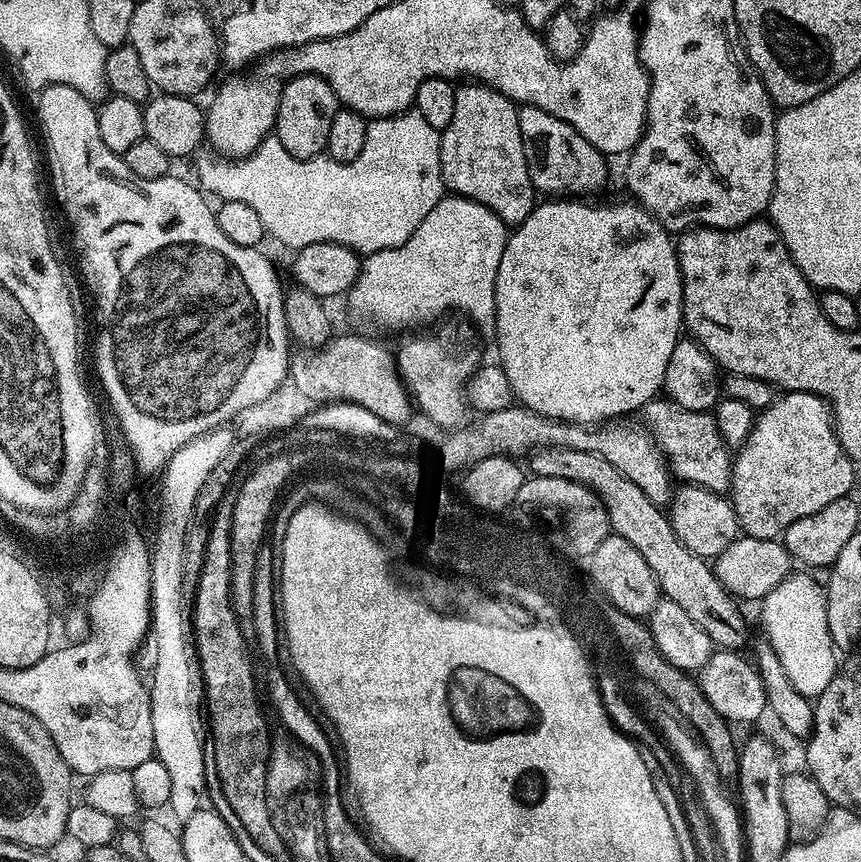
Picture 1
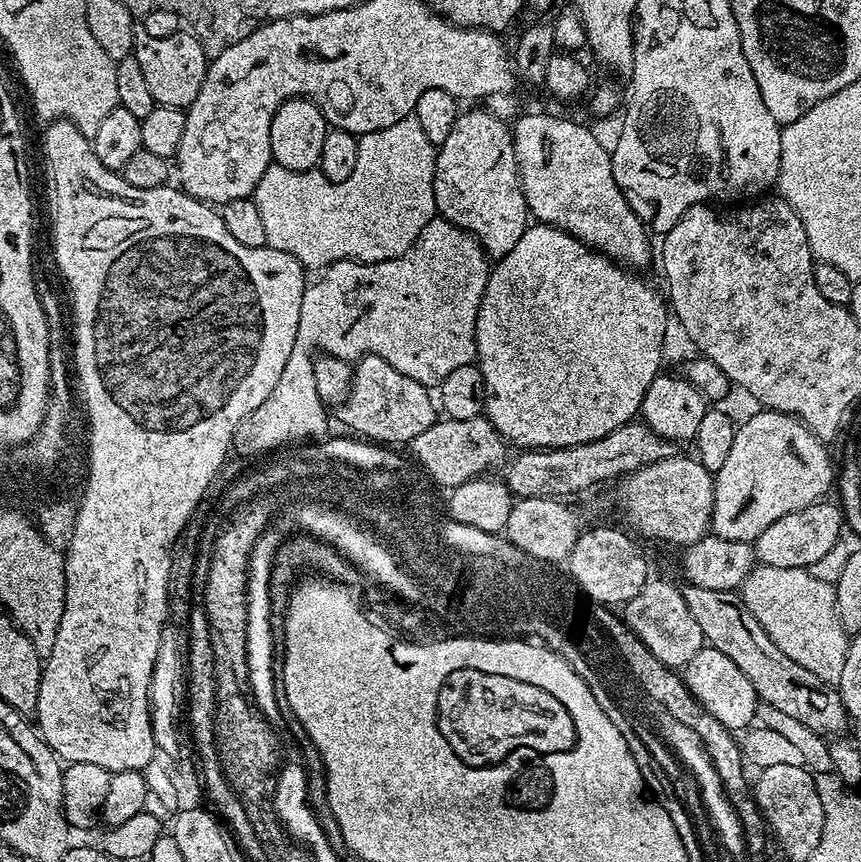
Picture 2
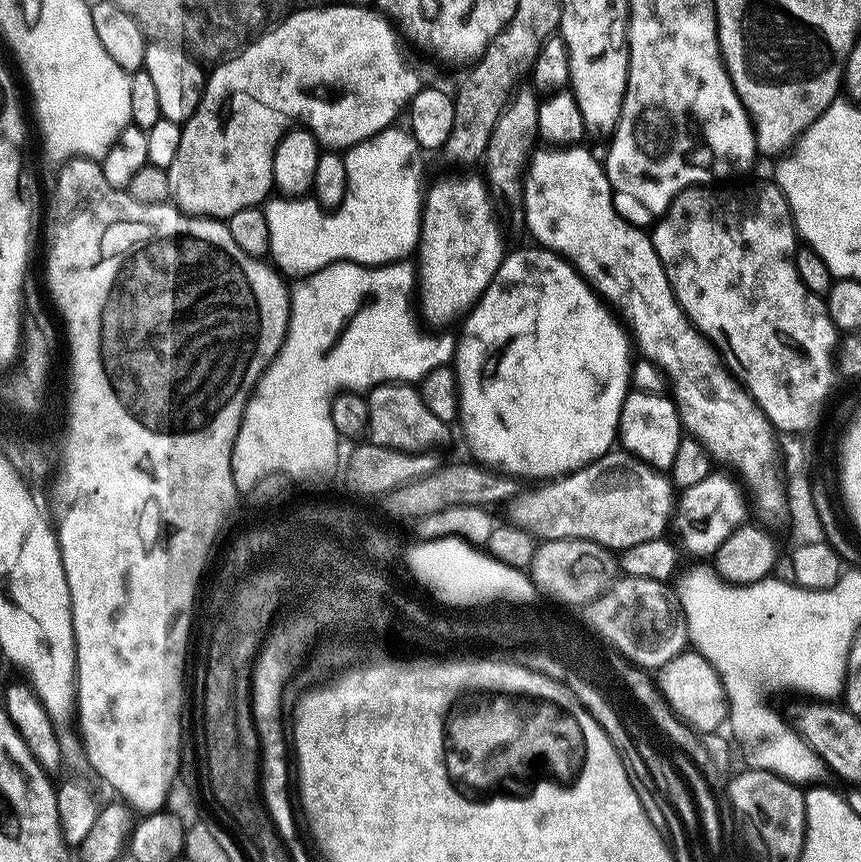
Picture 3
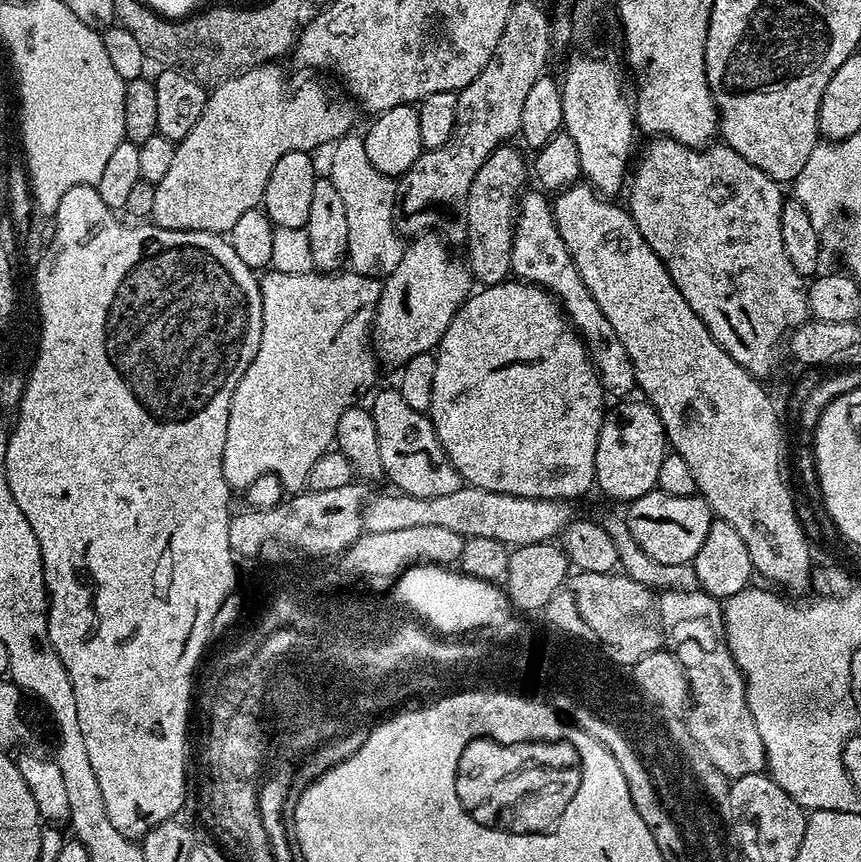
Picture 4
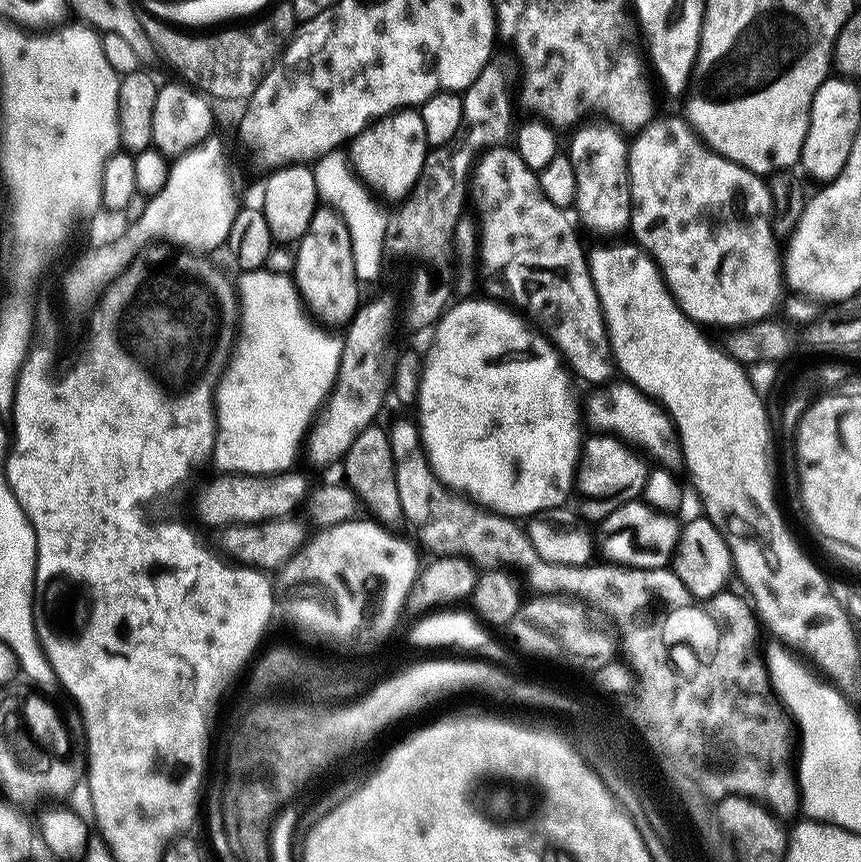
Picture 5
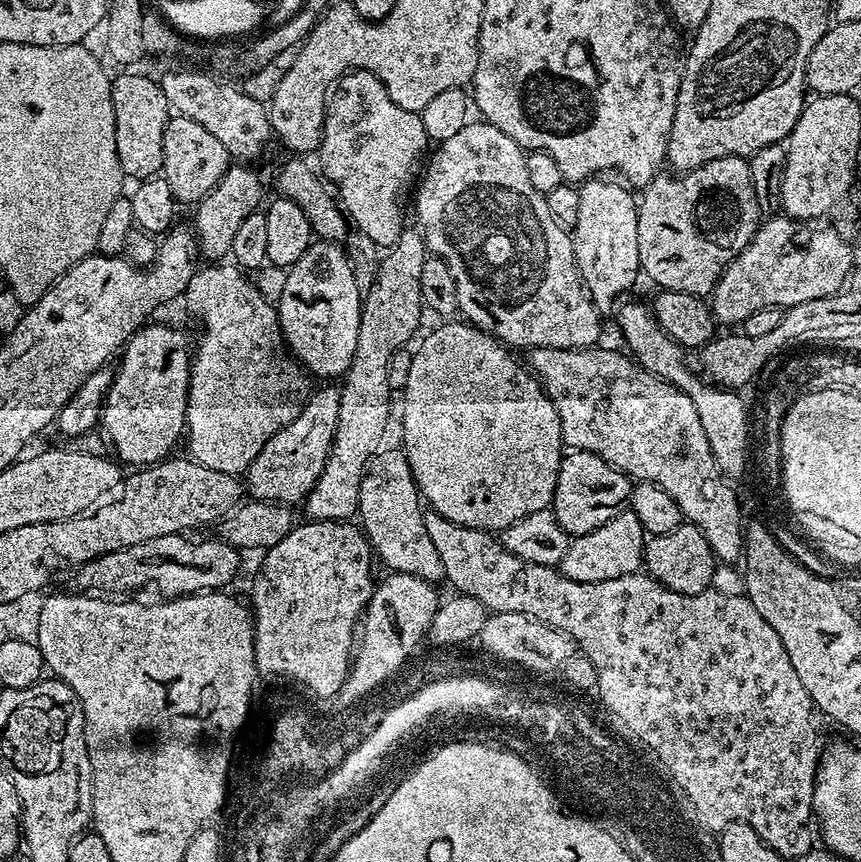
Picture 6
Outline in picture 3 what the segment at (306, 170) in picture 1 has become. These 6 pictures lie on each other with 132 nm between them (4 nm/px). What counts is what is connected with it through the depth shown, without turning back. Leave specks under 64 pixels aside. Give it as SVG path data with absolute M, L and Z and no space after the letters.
M384 128L343 153L348 189L339 208L325 210L314 198L272 198L263 205L266 226L270 226L270 260L285 277L303 278L341 262L369 266L394 264L407 261L408 255L417 251L422 215L420 175L424 172L424 164L420 161L420 144L411 131L401 128Z

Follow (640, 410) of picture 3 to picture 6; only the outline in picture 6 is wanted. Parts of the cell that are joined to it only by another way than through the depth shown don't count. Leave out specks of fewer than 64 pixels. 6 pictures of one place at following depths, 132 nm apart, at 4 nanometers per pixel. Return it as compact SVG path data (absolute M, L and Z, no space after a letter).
M572 450L559 461L556 469L556 485L550 511L556 516L558 526L562 526L569 537L590 534L590 530L598 530L602 522L610 522L610 518L628 508L632 485L633 481L626 474L610 466L598 454Z

